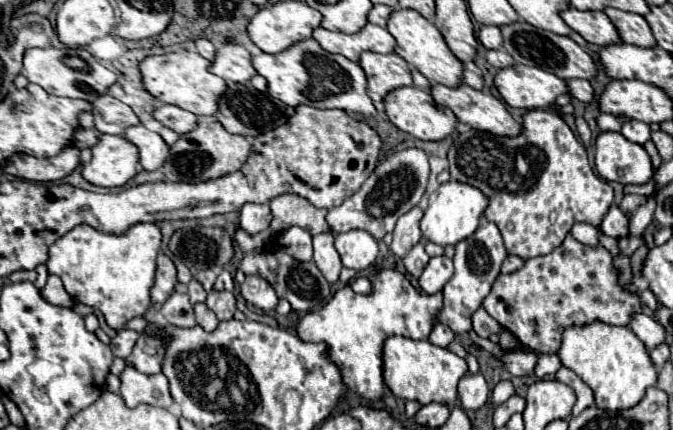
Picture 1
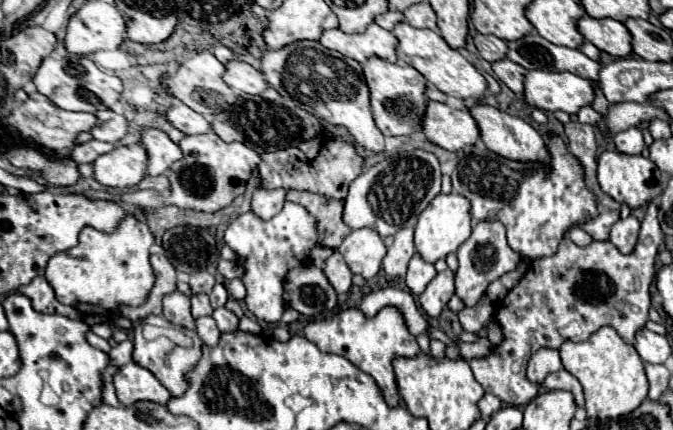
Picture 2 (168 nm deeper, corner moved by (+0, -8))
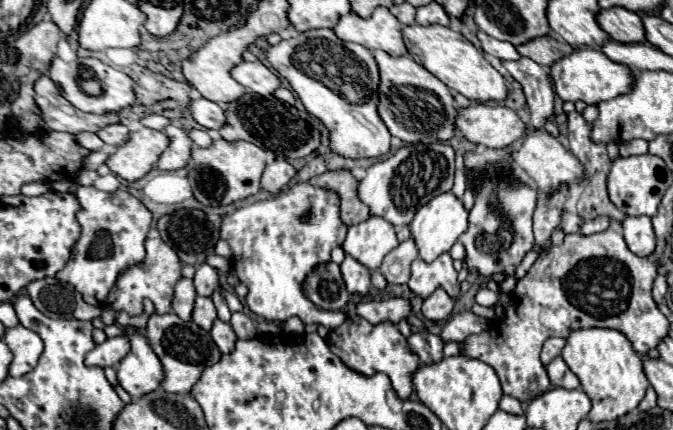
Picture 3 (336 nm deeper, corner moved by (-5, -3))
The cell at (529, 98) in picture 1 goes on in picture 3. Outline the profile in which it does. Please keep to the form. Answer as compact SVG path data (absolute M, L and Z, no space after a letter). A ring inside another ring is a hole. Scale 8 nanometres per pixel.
M576 50L570 56L564 56L562 60L554 62L550 66L550 78L556 88L556 94L566 102L586 102L586 104L598 104L604 100L612 100L620 94L630 92L632 76L630 68L618 62L612 62L608 56L604 56L600 50Z

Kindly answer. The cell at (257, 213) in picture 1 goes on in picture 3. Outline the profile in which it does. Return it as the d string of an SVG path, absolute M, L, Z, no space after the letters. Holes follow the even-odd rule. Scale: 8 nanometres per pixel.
M274 160L266 166L264 174L262 174L262 190L270 192L270 194L278 194L284 190L284 186L288 186L294 178L296 170L286 162L286 160Z

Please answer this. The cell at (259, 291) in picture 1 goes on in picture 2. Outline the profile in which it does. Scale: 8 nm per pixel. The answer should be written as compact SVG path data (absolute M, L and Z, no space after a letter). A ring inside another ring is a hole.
M285 201L285 207L281 213L277 213L271 221L263 221L261 217L255 217L255 213L243 213L237 219L229 223L225 229L223 241L239 255L239 263L245 269L243 283L247 287L247 309L259 319L269 325L275 325L281 321L281 315L285 311L283 301L283 283L285 275L303 265L299 255L309 257L309 251L317 245L317 221L303 209L299 203Z

